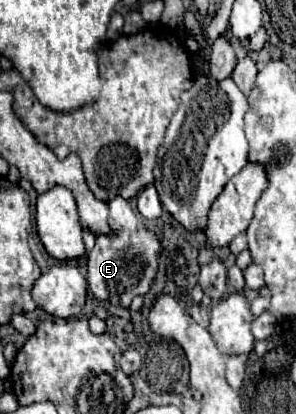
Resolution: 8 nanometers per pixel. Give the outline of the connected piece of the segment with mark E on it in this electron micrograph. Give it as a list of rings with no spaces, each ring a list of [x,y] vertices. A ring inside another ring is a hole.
[[[116,196],[108,202],[110,216],[108,222],[116,230],[114,236],[98,236],[92,252],[88,254],[88,288],[100,302],[110,302],[116,306],[128,308],[134,296],[144,296],[154,282],[158,270],[158,250],[160,242],[154,232],[150,232],[136,212],[130,208],[130,202]]]

